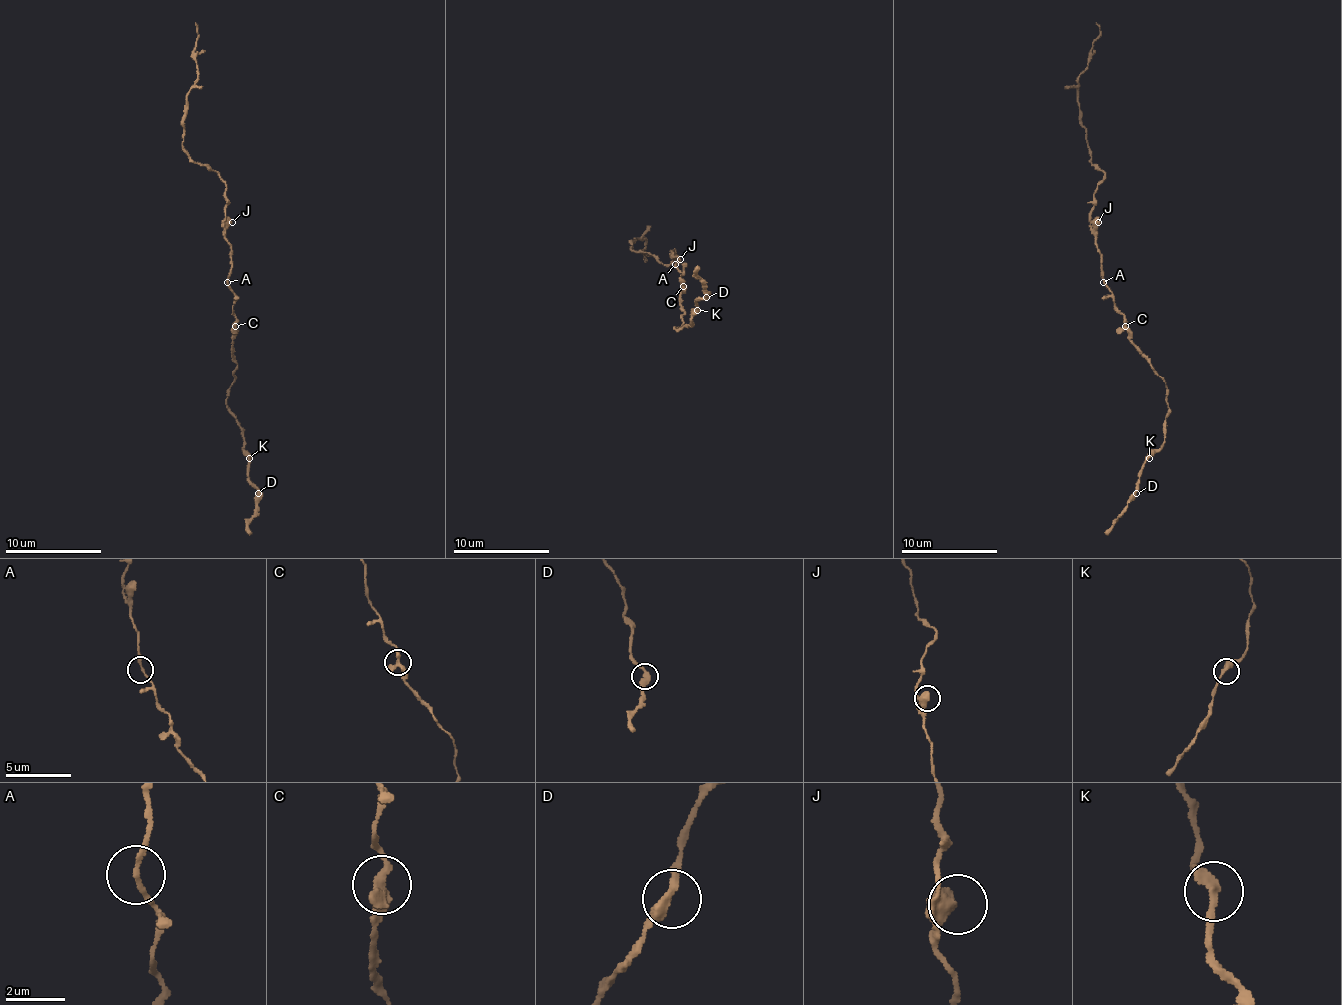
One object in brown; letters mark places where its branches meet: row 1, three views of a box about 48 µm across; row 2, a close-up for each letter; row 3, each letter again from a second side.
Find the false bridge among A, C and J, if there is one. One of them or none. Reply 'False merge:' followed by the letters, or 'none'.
False merge: none

